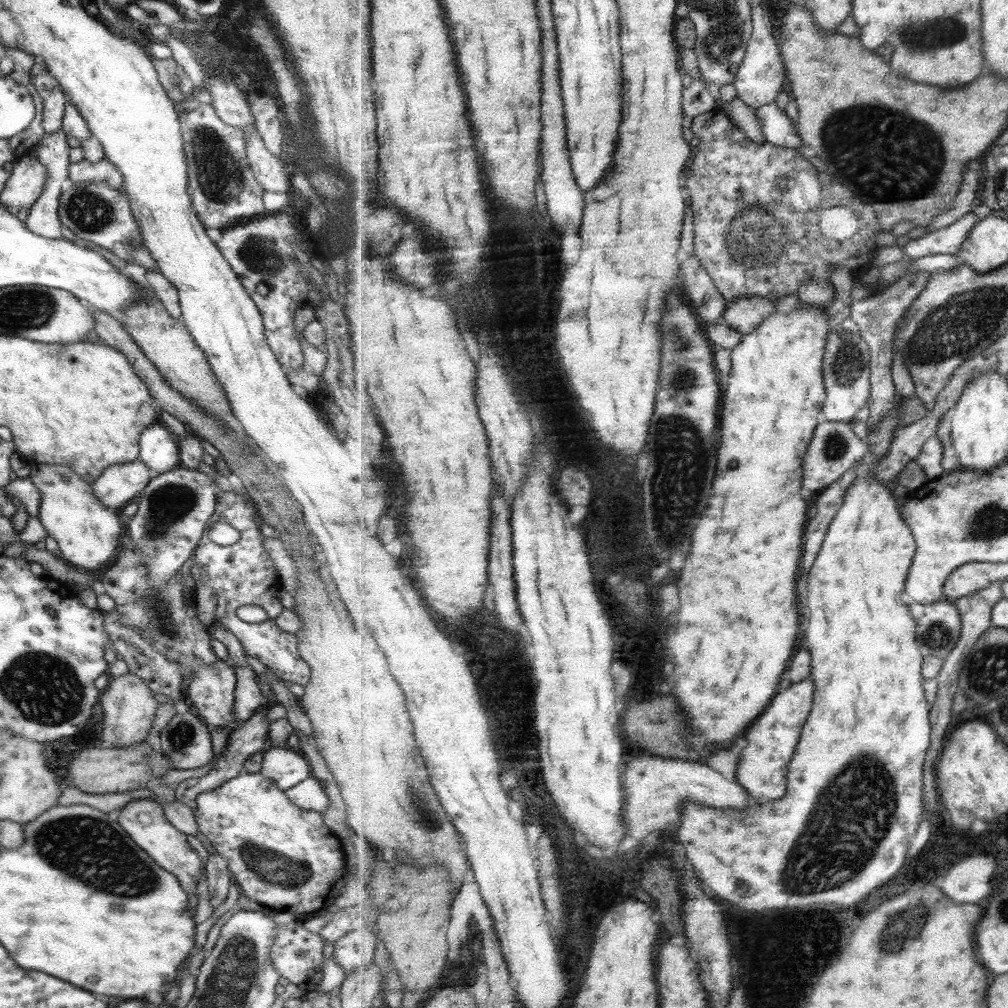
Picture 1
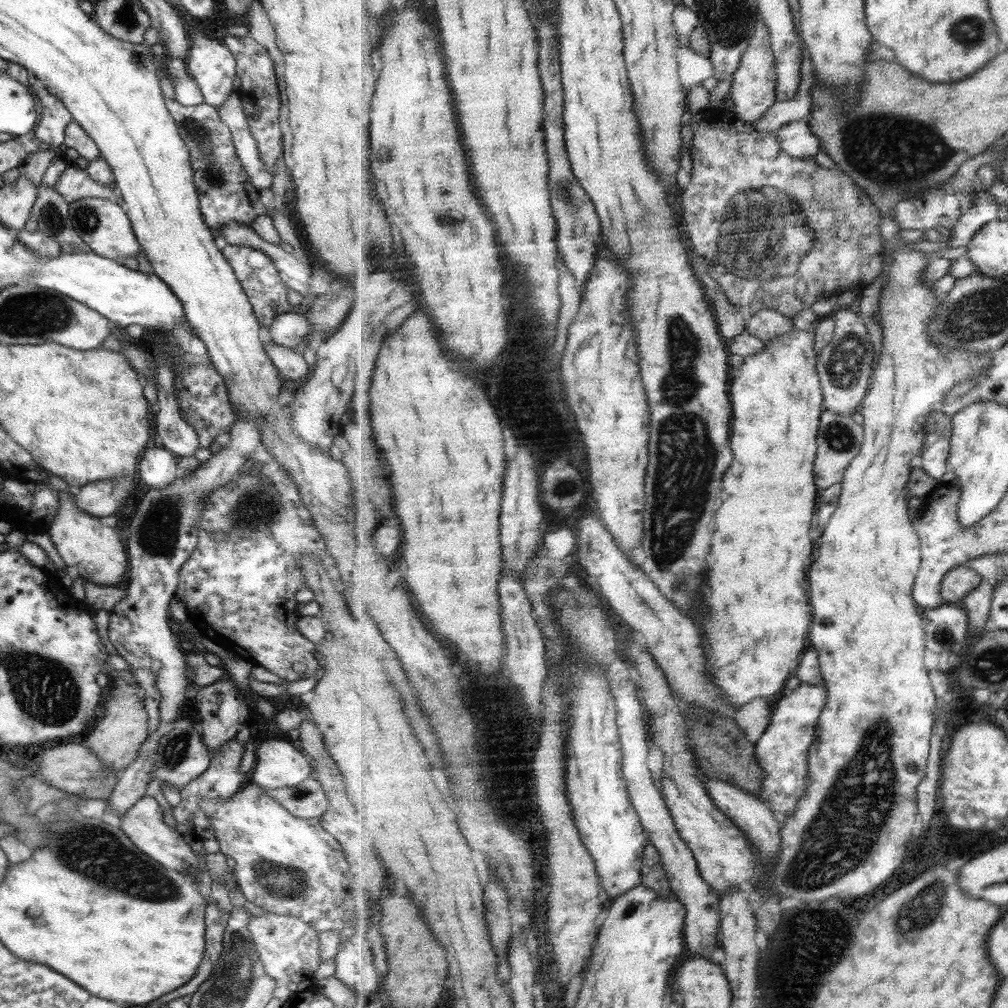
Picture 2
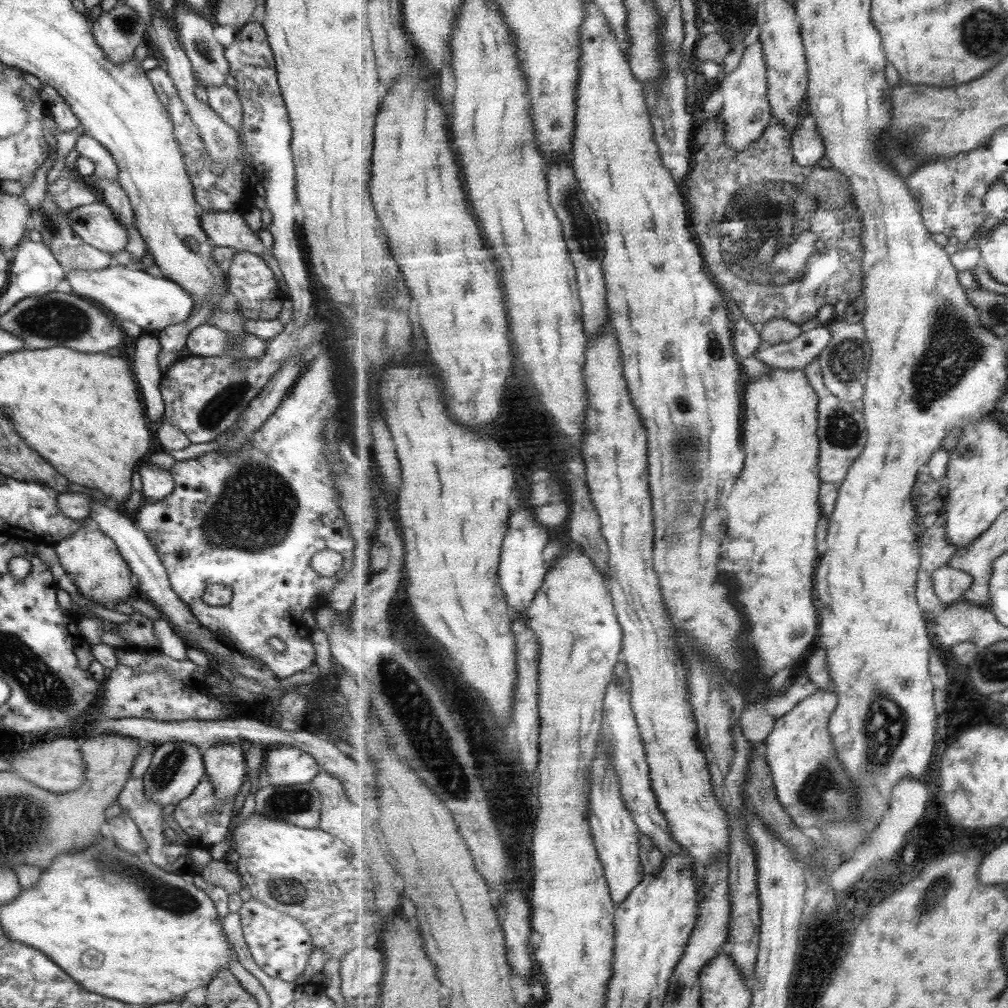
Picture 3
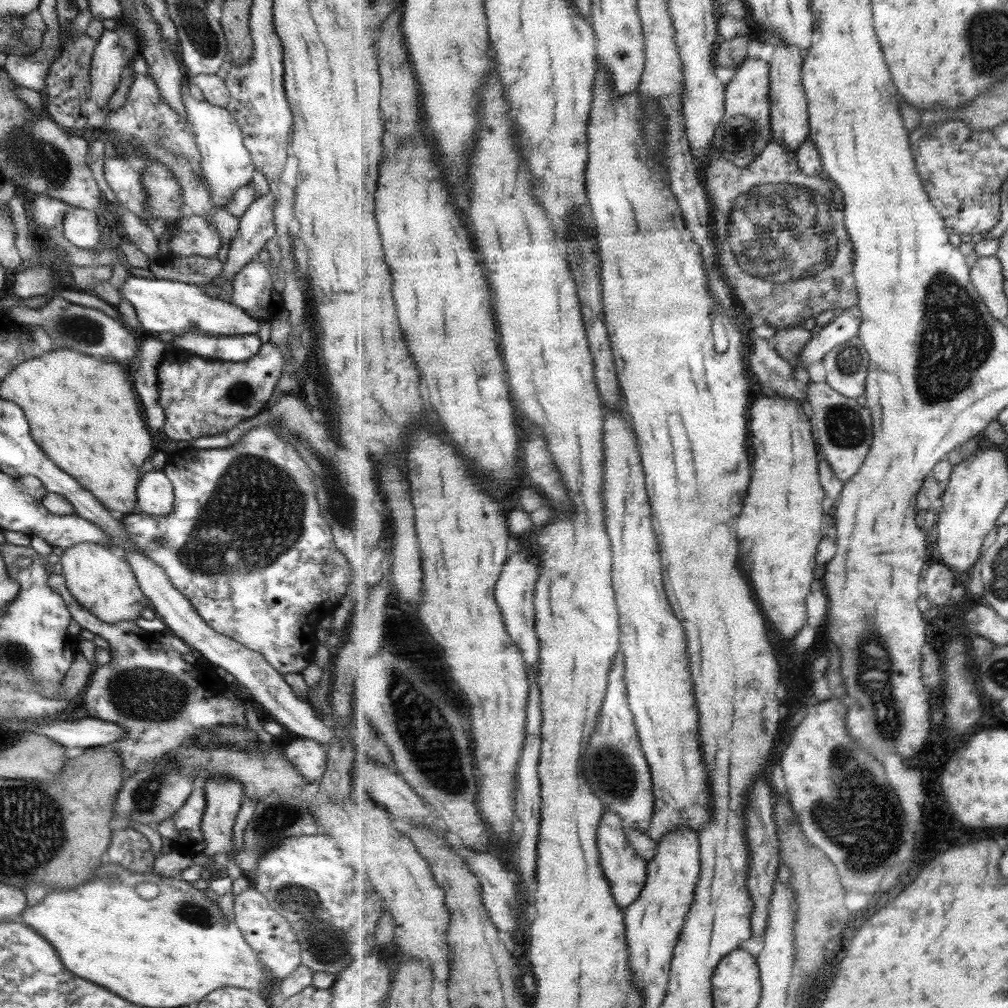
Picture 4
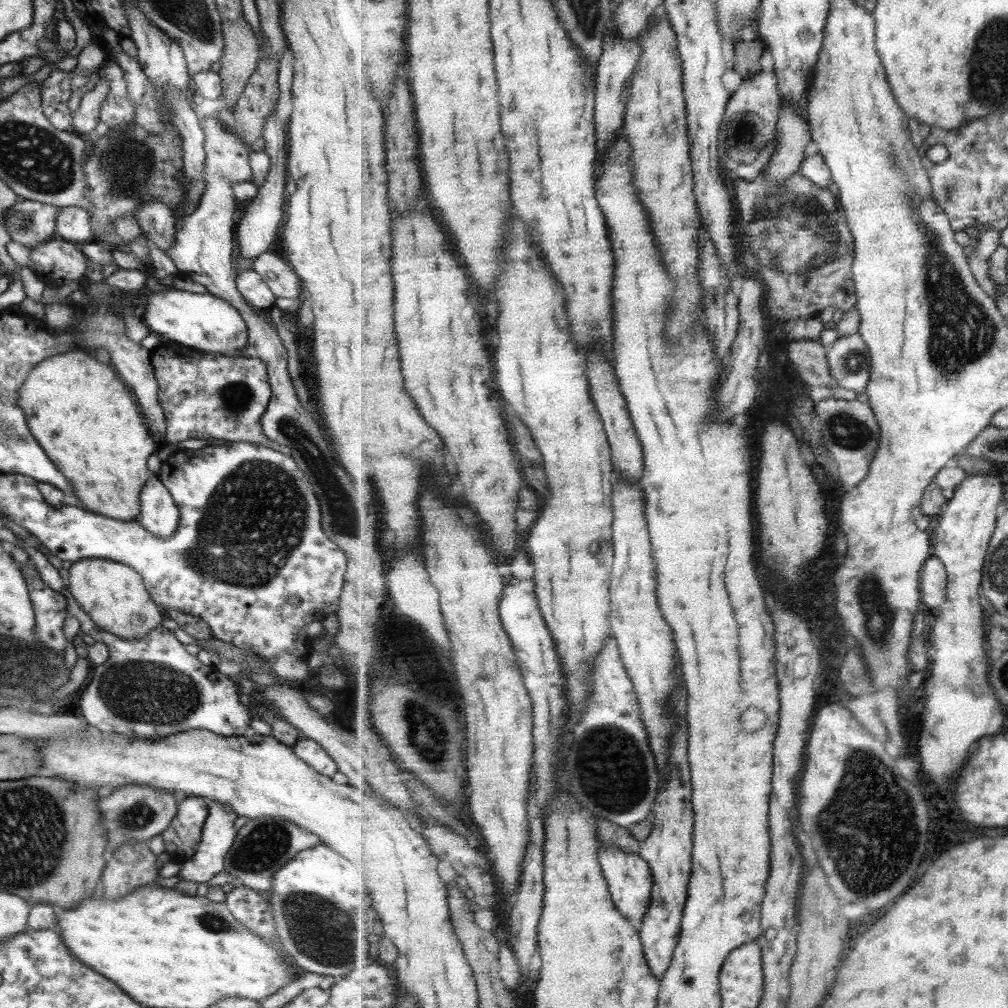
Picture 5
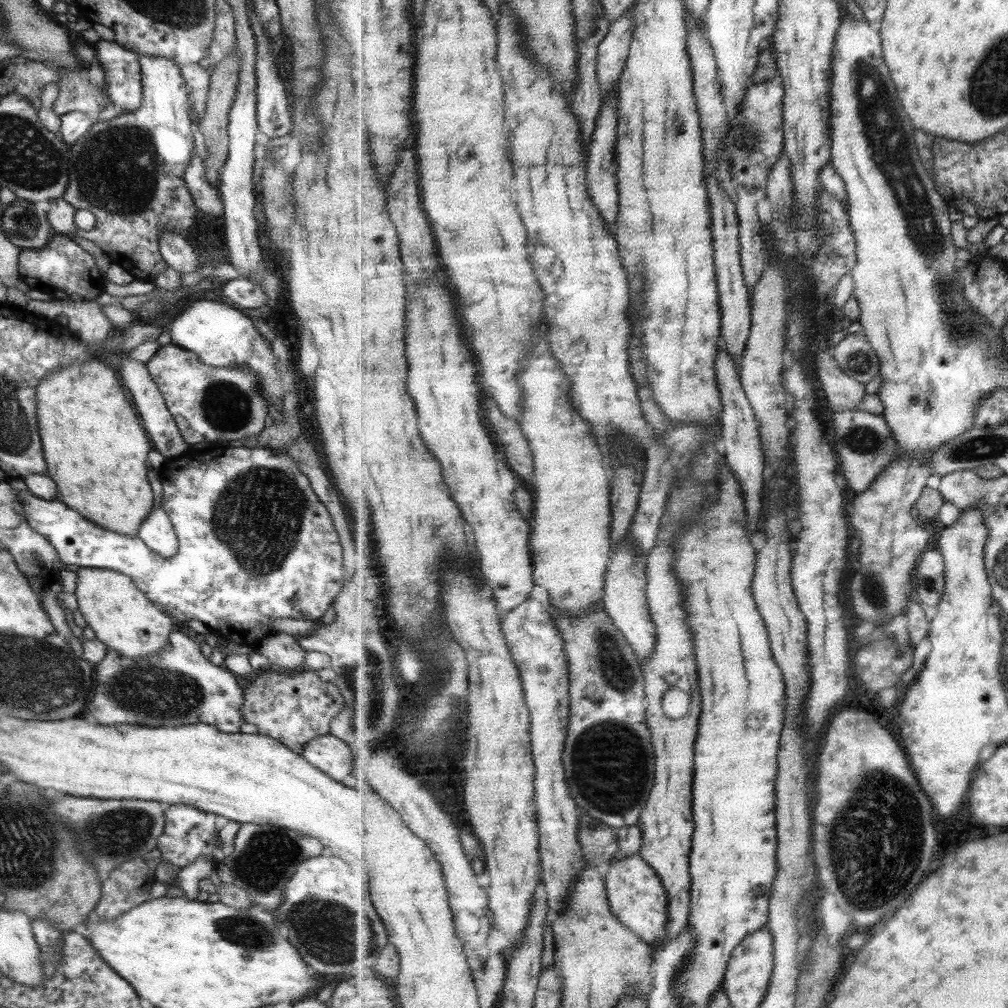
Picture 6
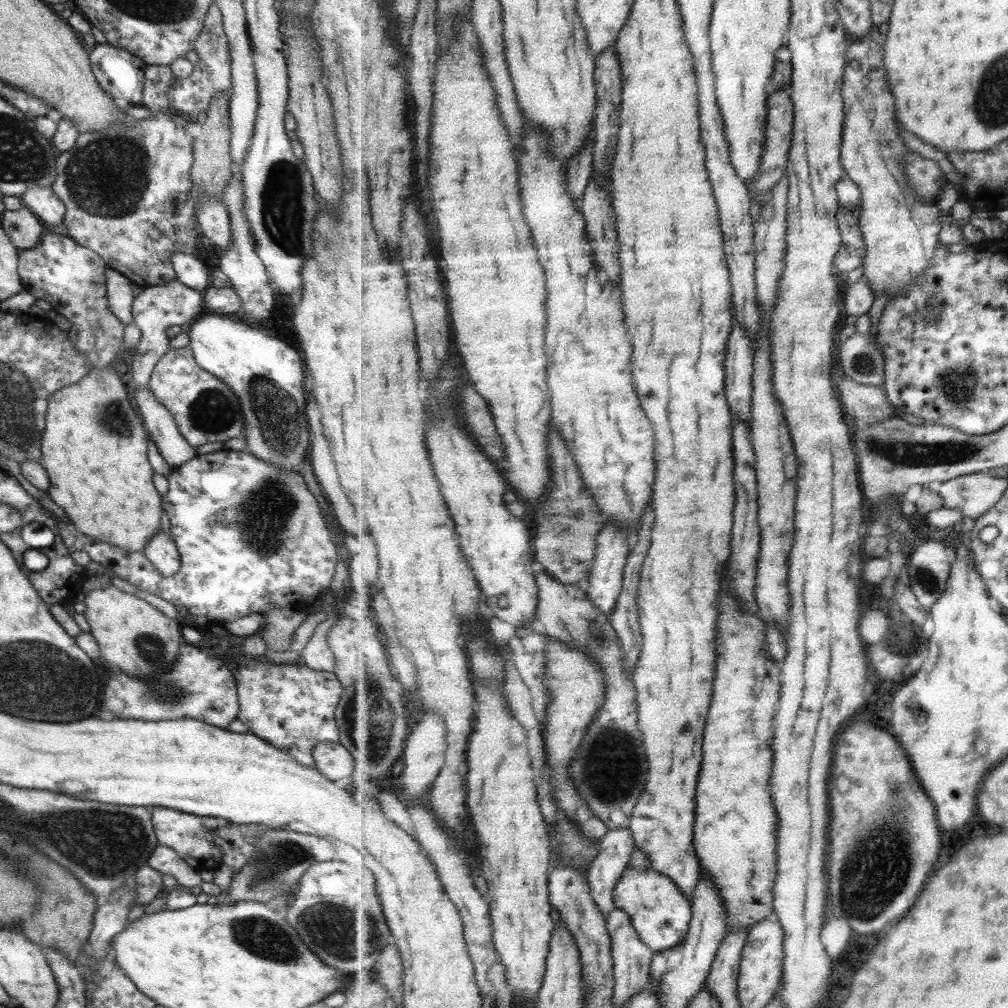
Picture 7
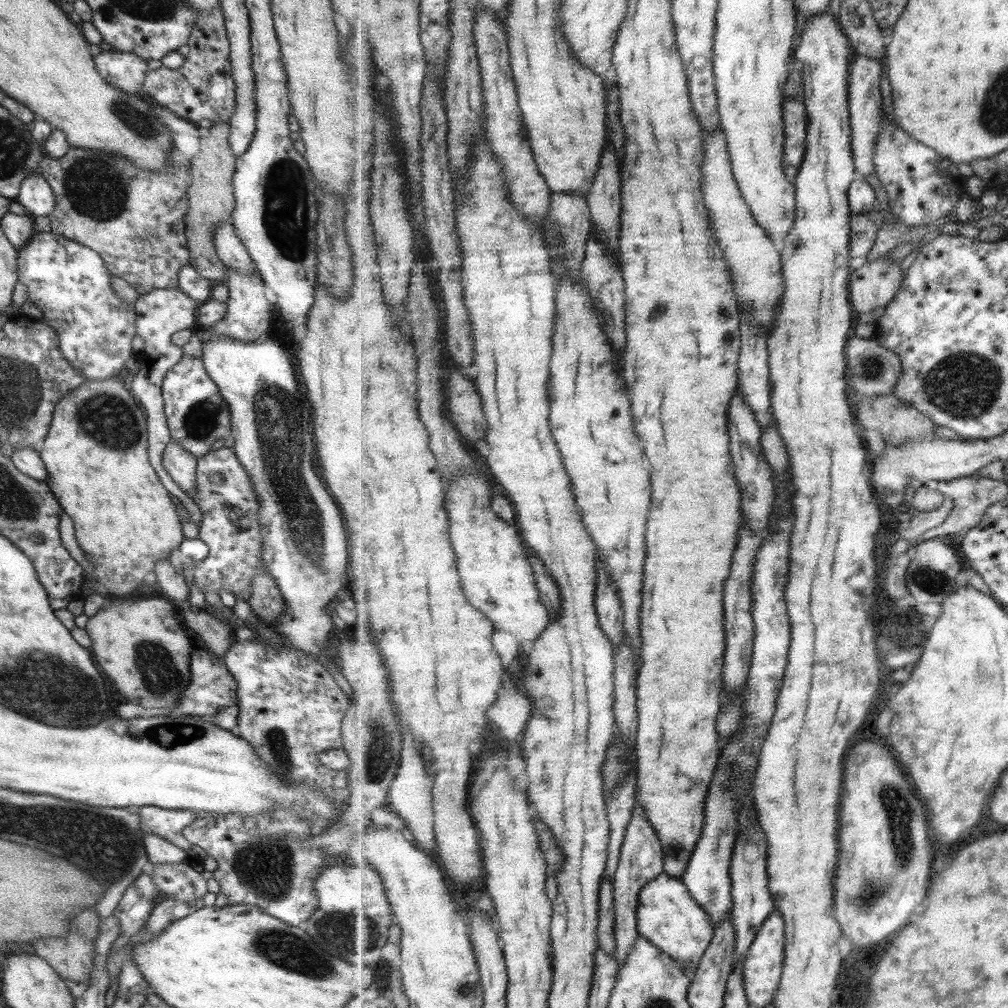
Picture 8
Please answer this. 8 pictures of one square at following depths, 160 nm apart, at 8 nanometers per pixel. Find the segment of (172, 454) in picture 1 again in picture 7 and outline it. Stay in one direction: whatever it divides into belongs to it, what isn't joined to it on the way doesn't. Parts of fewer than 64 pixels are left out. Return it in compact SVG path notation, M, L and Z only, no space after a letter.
M162 530L154 532L145 543L142 553L164 577L171 576L179 568L179 553L175 543Z

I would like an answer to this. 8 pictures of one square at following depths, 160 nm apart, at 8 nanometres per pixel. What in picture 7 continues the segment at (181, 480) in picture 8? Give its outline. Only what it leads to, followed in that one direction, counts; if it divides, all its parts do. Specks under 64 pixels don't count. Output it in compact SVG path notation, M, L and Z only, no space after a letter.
M148 387L129 390L141 414L149 439L154 442L163 460L177 468L186 460L197 455L196 449L179 434L173 415L156 398Z

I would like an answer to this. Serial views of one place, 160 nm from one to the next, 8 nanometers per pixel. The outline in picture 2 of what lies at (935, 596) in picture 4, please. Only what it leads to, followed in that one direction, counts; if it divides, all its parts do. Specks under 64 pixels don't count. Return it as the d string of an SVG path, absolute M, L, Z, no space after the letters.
M963 565L950 570L942 582L942 597L945 603L959 605L974 588L977 588L983 577L979 571Z

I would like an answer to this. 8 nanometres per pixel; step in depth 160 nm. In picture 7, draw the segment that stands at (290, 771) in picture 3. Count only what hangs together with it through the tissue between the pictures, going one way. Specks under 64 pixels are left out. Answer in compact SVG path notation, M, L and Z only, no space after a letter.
M317 742L312 750L312 759L316 772L324 778L347 785L353 759L349 752L338 742Z

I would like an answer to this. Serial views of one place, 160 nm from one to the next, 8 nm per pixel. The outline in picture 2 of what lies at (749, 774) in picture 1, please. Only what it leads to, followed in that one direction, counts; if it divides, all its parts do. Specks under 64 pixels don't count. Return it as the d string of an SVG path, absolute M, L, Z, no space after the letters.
M801 683L789 696L778 696L775 710L773 710L773 720L767 727L765 735L756 743L756 759L763 771L767 773L765 780L762 781L762 800L767 800L773 810L787 815L792 815L798 807L801 797L808 793L808 784L811 780L809 771L810 748L813 740L817 740L817 728L819 718L827 706L827 689L819 685Z

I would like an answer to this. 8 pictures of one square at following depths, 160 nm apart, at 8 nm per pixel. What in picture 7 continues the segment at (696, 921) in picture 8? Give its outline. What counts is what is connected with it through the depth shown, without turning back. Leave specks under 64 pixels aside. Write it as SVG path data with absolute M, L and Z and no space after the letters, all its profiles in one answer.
M626 869L614 890L616 908L631 916L641 940L655 952L677 946L686 936L693 916L692 901L670 876L651 869Z

